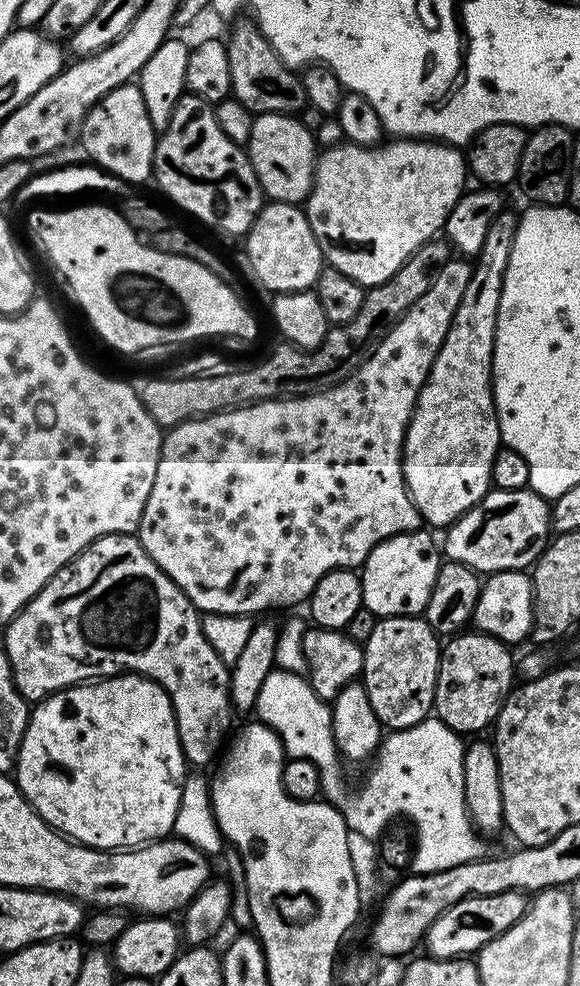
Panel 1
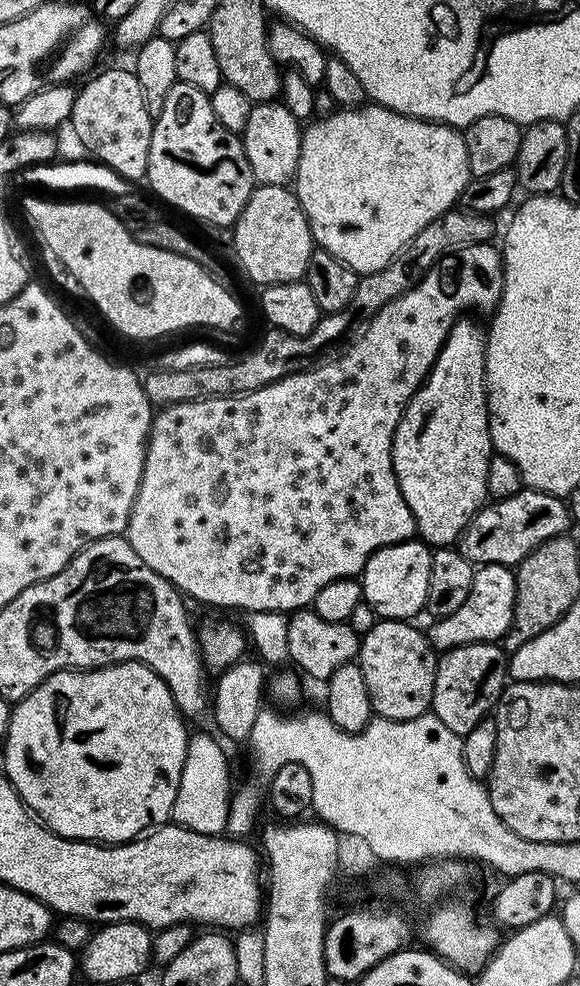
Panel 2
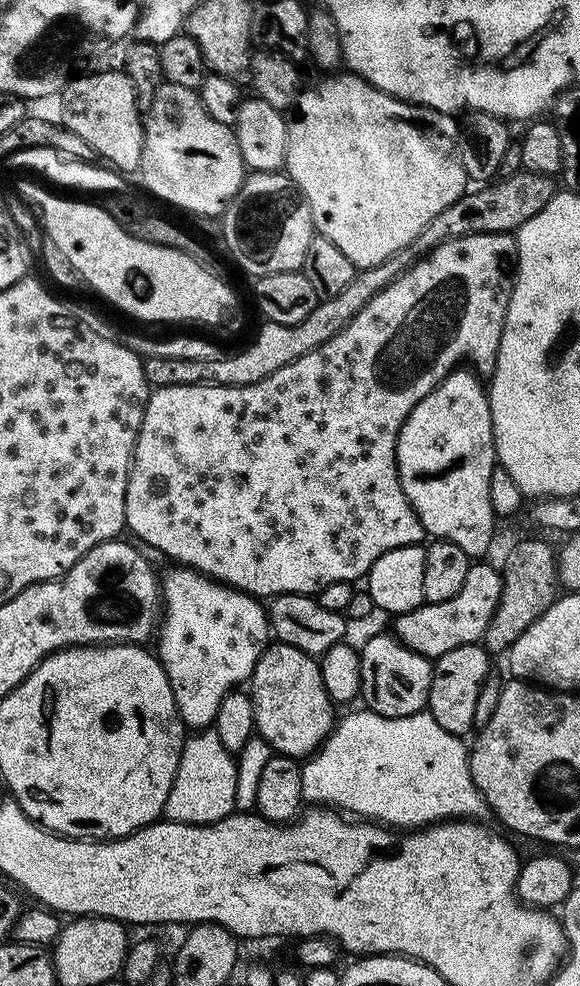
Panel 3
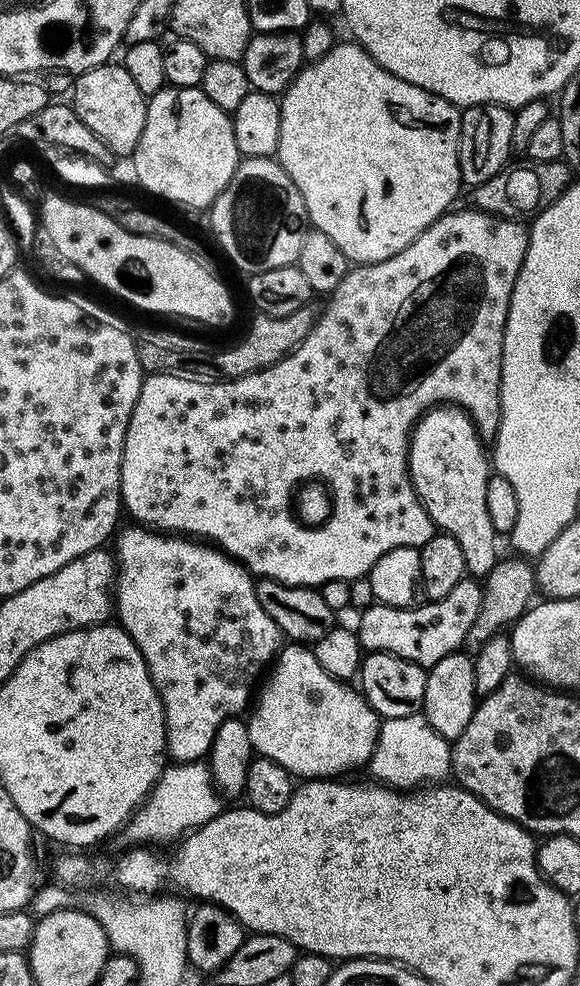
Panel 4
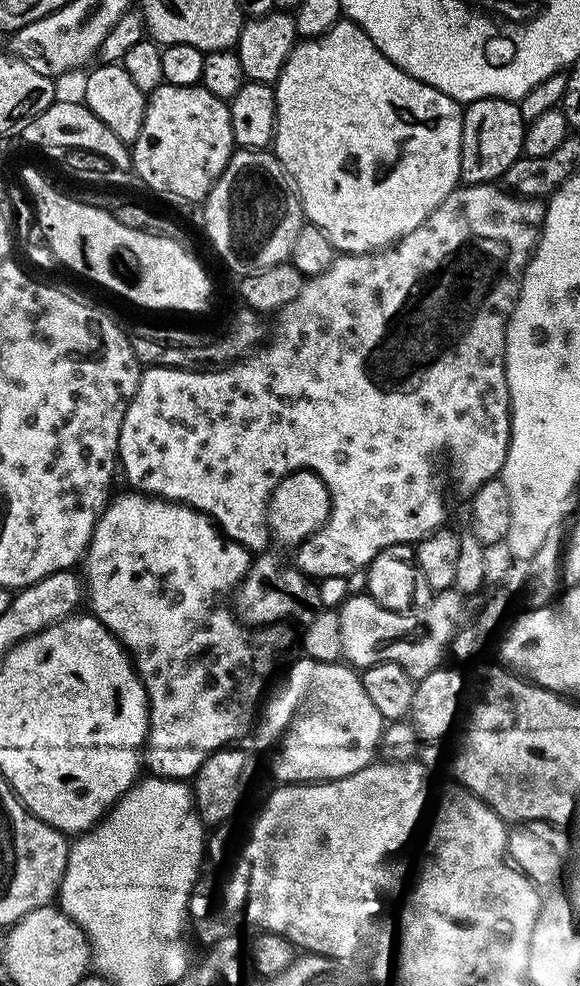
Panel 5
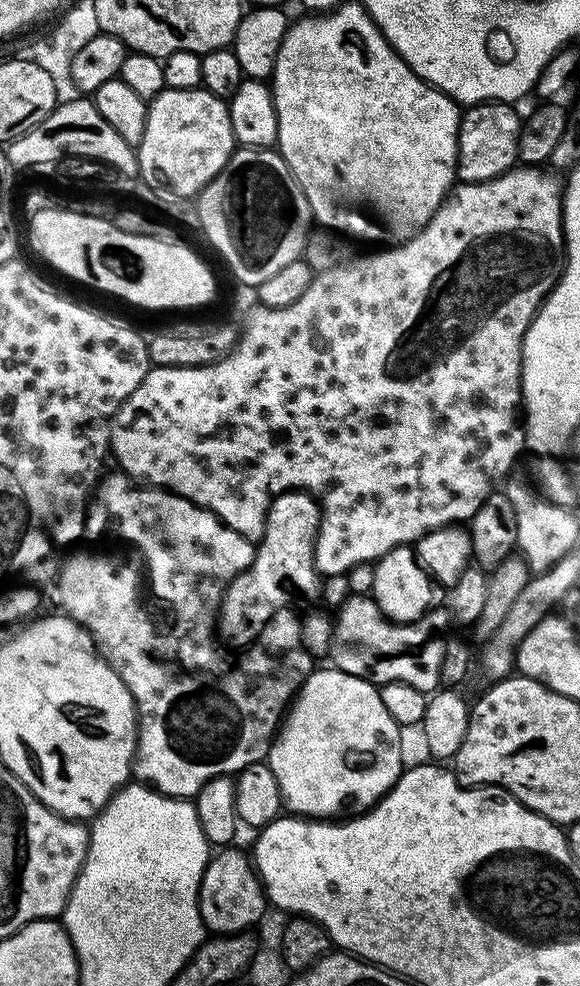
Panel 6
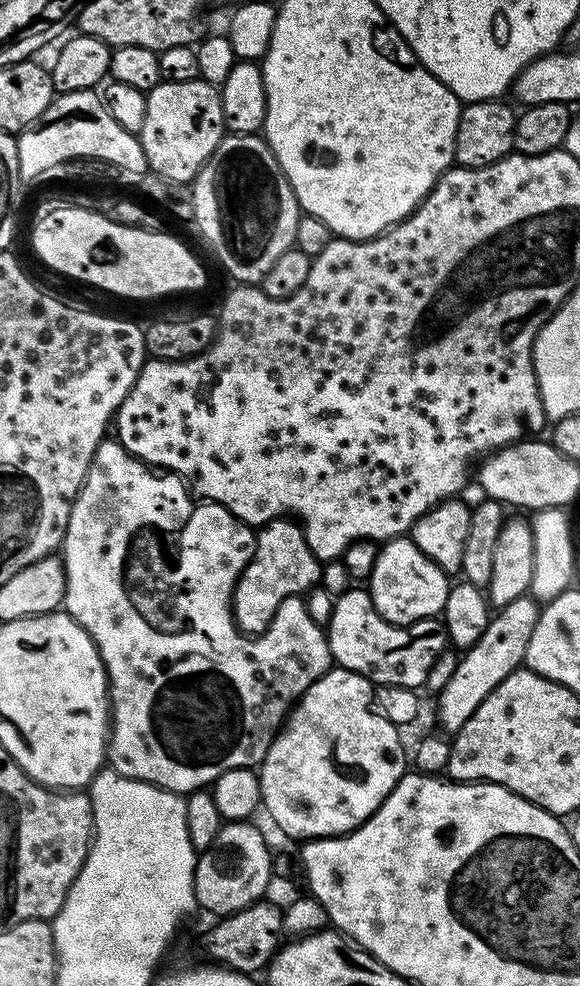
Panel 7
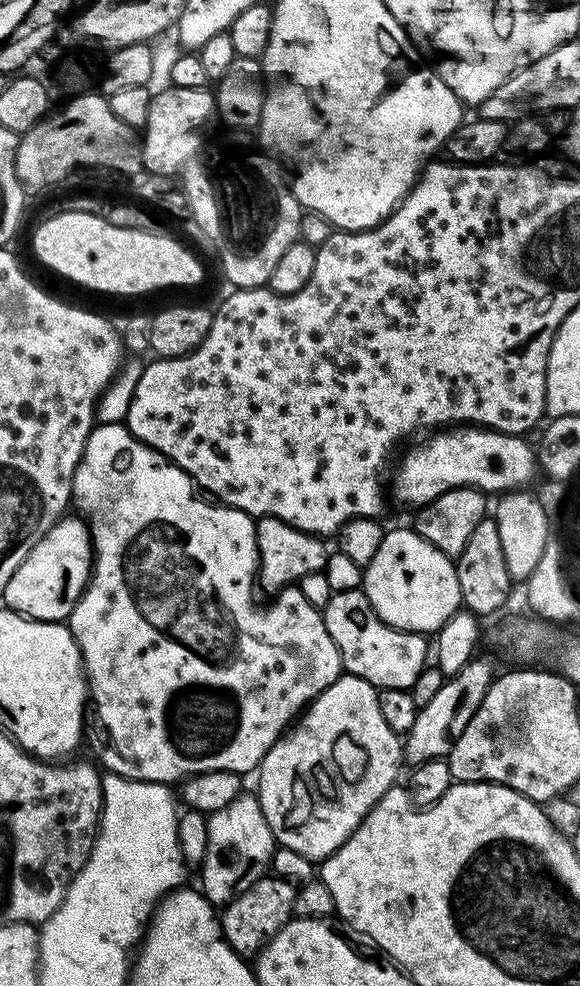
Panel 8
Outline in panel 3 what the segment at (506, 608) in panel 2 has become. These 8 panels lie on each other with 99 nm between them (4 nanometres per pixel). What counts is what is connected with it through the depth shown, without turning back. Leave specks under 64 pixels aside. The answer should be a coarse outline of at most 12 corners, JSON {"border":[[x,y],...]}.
{"border":[[476,562],[452,598],[397,615],[396,639],[432,658],[479,645],[503,592]]}

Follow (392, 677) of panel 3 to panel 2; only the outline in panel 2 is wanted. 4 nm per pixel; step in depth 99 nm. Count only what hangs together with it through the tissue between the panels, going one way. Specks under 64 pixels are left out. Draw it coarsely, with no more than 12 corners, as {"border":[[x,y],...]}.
{"border":[[379,619],[357,659],[379,719],[431,709],[438,654],[409,621]]}

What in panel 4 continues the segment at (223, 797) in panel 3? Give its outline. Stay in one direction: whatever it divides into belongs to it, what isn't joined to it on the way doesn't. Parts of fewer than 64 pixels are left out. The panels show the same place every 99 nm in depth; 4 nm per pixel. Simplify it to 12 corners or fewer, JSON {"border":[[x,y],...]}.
{"border":[[173,763],[131,816],[136,846],[164,846],[222,811],[207,763]]}

